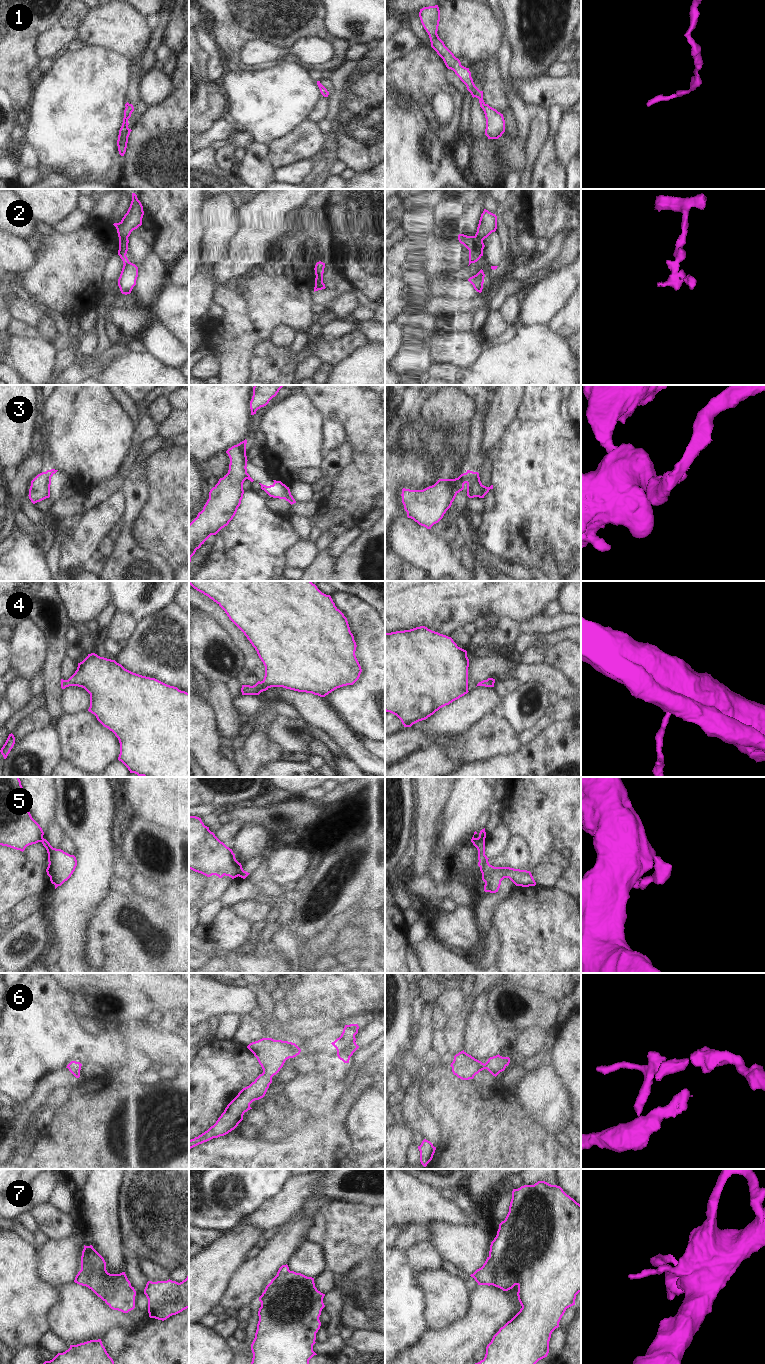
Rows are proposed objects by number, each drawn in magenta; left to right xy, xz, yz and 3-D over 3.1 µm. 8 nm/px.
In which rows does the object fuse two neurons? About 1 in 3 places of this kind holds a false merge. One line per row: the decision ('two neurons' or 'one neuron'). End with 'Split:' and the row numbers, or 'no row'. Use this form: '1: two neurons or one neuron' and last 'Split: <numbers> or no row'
1: one neuron
2: two neurons
3: two neurons
4: one neuron
5: two neurons
6: one neuron
7: two neurons
Split: 2, 3, 5, 7

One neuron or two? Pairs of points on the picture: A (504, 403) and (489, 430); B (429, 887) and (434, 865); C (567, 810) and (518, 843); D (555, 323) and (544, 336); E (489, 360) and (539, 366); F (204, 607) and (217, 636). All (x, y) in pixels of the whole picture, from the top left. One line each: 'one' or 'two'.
A: one
B: two
C: two
D: two
E: one
F: two

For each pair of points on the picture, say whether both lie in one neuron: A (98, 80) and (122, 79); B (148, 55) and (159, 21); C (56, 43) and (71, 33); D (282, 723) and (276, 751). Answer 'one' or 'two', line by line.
A: one
B: one
C: one
D: two

